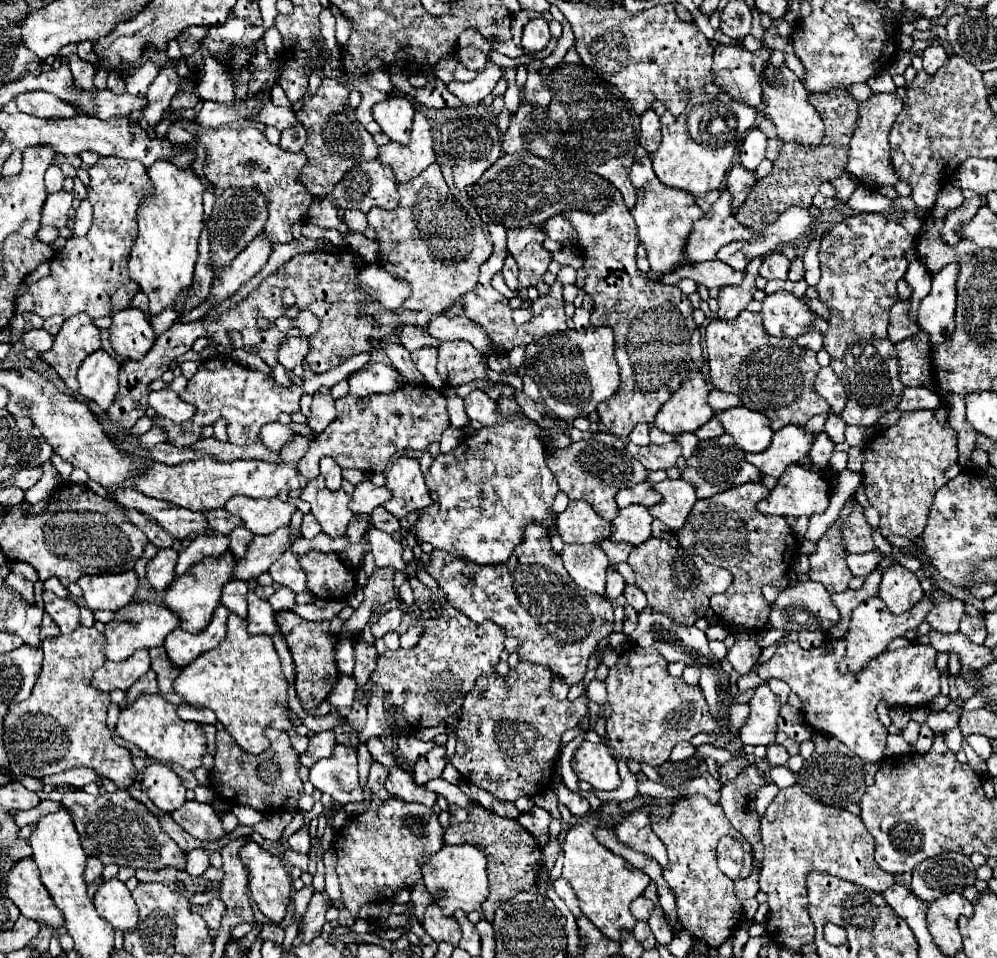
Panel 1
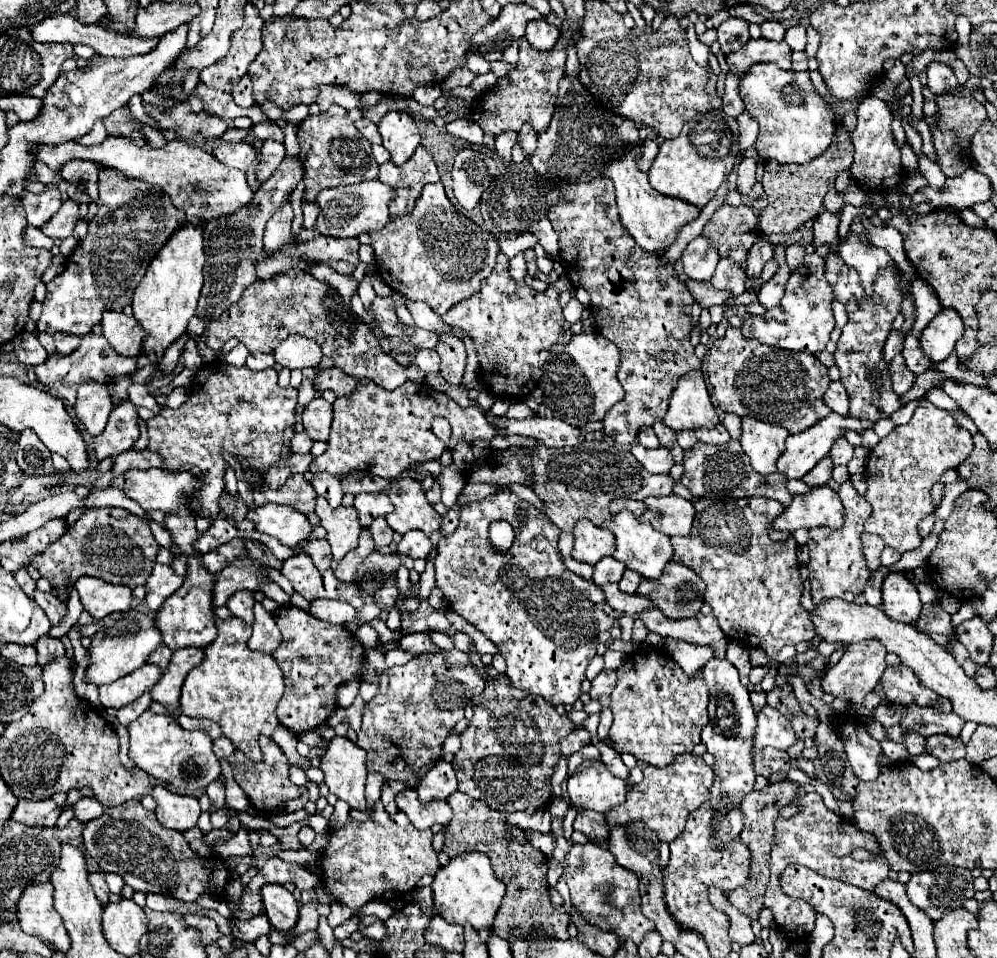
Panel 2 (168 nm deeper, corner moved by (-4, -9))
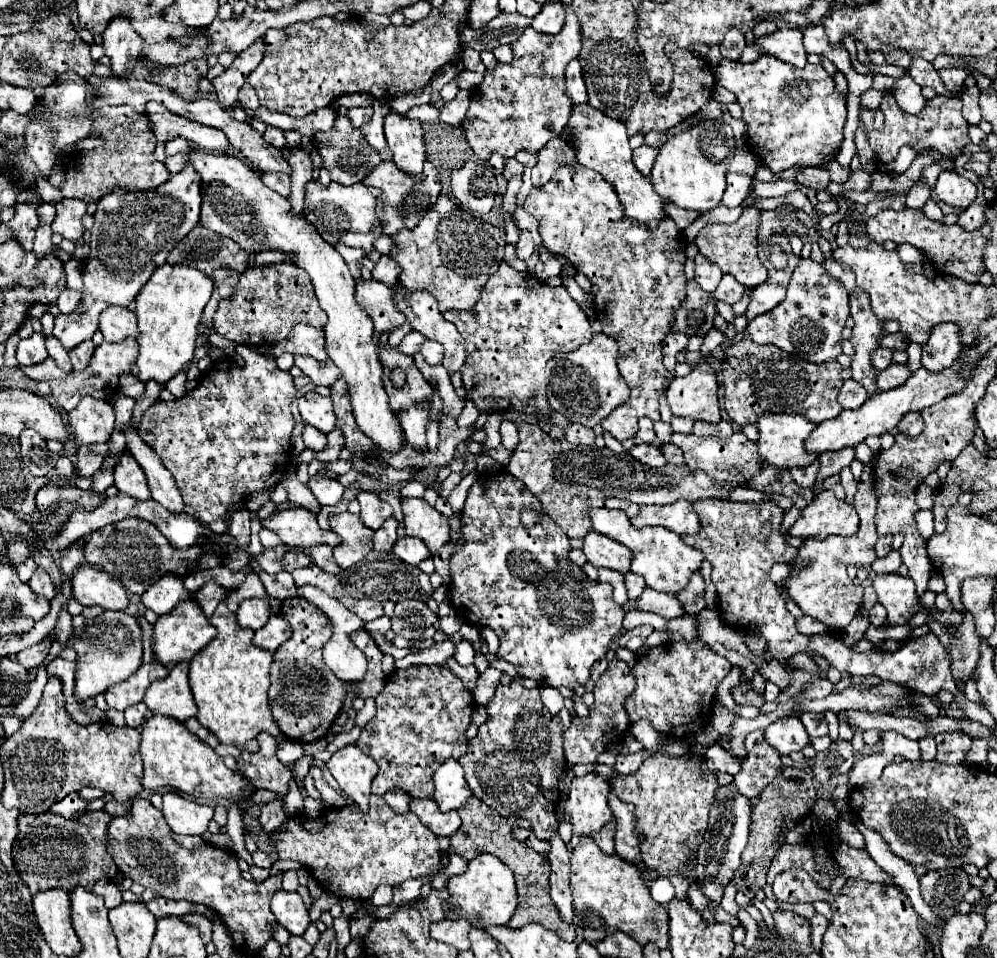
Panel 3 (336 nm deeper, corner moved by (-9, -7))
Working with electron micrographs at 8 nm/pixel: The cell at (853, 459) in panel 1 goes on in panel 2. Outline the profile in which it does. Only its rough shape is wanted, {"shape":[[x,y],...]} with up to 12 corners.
{"shape":[[841,485],[845,525],[809,531],[813,605],[853,601],[871,575],[861,547],[869,503]]}

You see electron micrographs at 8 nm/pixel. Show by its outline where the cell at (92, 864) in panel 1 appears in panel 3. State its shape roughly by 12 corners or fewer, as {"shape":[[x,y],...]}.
{"shape":[[108,879],[96,881],[92,891],[104,897],[106,907],[122,903],[120,889]]}

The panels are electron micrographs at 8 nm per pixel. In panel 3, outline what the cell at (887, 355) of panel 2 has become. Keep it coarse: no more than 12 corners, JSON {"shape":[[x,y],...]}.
{"shape":[[876,349],[872,367],[878,371],[892,363],[892,349]]}

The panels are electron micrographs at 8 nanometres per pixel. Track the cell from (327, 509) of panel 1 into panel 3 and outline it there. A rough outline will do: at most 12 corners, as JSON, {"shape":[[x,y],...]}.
{"shape":[[350,511],[332,513],[342,537],[334,561],[352,567],[372,551],[374,531]]}

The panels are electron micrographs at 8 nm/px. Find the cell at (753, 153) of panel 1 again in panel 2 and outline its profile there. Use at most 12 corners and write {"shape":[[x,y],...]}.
{"shape":[[743,159],[735,189],[747,195],[755,185],[755,161]]}

